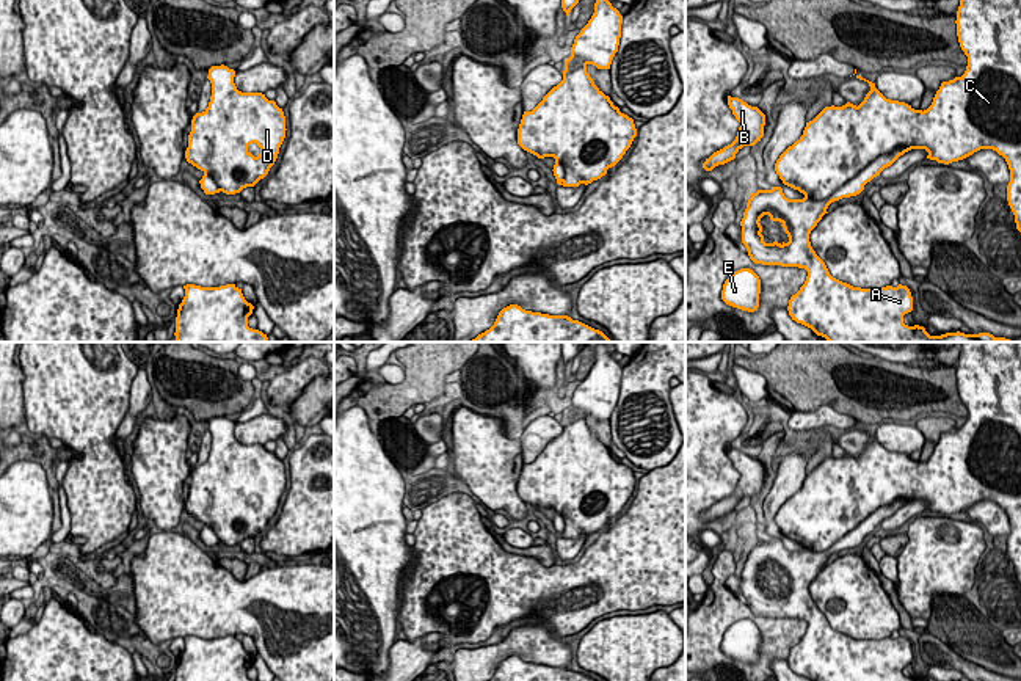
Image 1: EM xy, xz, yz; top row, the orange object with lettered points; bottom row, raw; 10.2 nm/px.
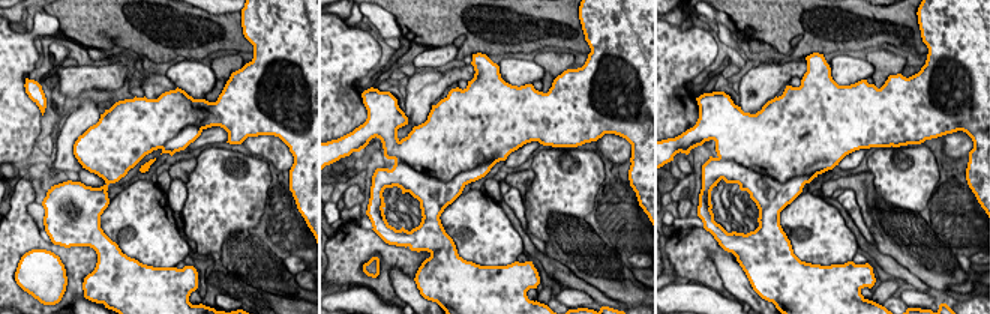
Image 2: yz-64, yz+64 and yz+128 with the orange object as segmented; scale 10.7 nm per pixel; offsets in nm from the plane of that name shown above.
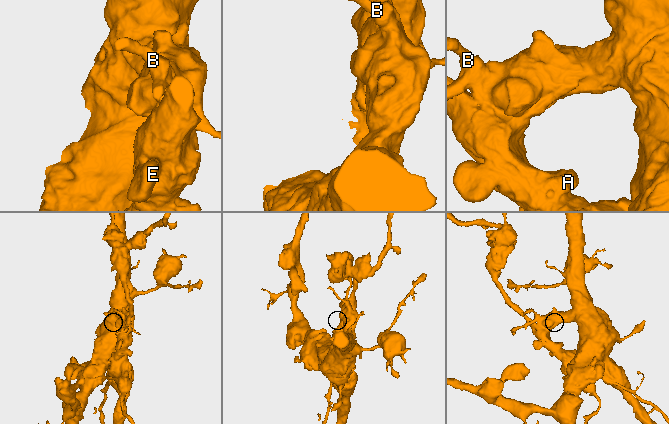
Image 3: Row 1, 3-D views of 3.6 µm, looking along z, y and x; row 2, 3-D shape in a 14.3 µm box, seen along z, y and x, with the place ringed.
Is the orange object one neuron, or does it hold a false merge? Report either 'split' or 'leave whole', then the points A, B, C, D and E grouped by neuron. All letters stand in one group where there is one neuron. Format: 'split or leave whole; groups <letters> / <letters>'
split; groups A E / B C D

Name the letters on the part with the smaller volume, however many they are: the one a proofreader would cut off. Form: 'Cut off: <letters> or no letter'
Cut off: A, E

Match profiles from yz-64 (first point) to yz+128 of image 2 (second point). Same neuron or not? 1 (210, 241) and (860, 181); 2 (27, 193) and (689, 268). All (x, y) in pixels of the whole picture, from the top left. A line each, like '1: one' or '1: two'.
1: two
2: one

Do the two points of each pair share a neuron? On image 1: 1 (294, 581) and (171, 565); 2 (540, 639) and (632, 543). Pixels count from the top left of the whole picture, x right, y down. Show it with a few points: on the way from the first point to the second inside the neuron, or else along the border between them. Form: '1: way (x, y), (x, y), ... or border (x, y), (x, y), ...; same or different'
1: way (264, 592), (201, 592); same
2: border (537, 623), (543, 623), (559, 639); different

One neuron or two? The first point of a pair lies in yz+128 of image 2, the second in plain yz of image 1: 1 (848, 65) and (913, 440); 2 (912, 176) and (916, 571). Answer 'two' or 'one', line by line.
1: one
2: one

